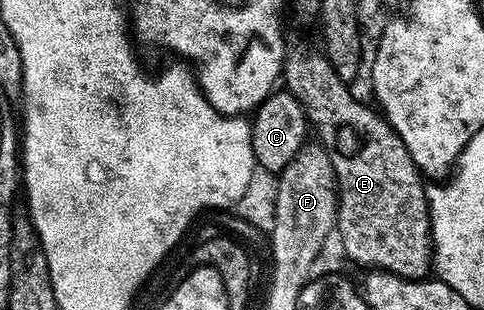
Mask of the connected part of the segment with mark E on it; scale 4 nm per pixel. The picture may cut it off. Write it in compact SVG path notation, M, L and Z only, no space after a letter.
M290 38L286 44L286 58L282 61L281 81L284 83L285 89L299 101L306 112L306 119L312 127L313 133L318 133L317 141L325 147L330 155L331 164L334 166L334 175L337 178L337 225L336 238L342 241L342 250L354 262L366 266L370 270L387 270L389 274L395 274L401 278L411 280L421 280L431 273L432 270L432 243L430 240L430 206L426 202L427 187L422 186L424 183L423 175L420 173L418 166L412 160L412 156L408 152L408 148L404 148L404 140L400 140L400 136L391 128L389 122L373 105L365 106L356 95L350 91L351 87L344 81L340 80L340 76L336 76L336 68L332 68L332 64L326 58L325 53L318 52L314 54L314 50L302 38Z

